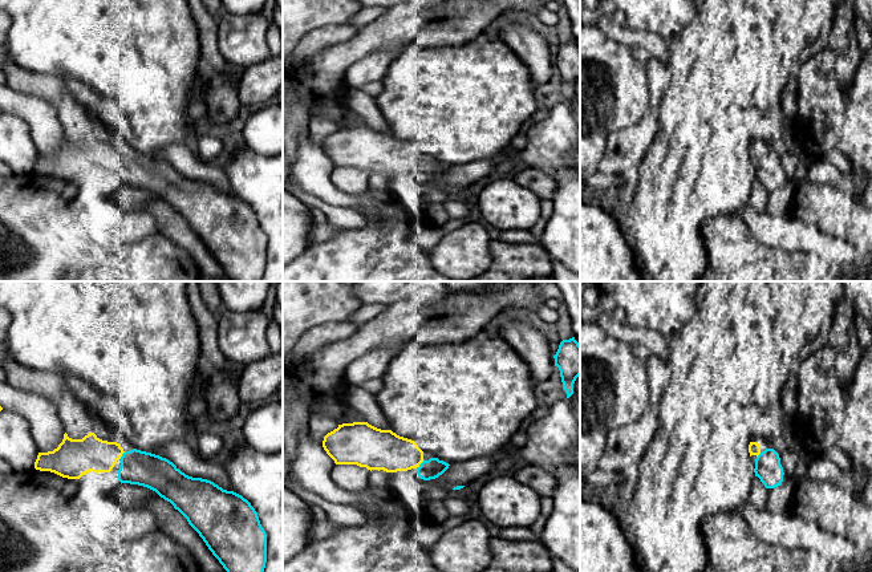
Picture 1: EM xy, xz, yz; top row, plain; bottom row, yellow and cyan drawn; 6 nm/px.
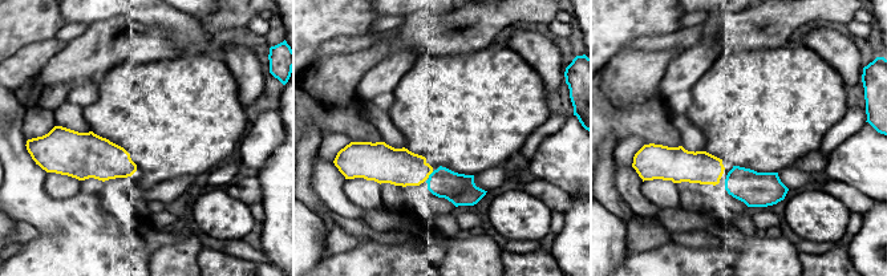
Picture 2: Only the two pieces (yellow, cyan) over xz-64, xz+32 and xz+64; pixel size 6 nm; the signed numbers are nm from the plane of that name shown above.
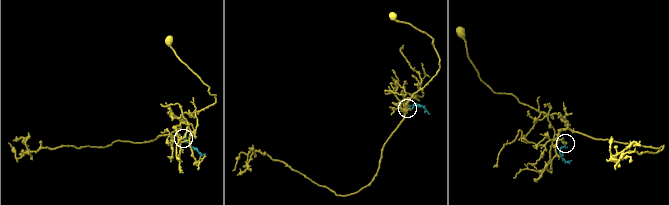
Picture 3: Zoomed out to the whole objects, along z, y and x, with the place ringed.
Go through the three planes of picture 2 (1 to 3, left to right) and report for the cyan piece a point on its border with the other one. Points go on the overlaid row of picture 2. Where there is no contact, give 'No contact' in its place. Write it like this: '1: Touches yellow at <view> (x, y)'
1: No contact
2: Touches yellow at xz+32 (430, 173)
3: No contact

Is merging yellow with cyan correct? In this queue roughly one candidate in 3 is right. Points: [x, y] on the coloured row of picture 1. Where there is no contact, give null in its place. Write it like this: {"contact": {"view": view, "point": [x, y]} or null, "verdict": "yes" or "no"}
{"contact": {"view": "xz", "point": [420, 463]}, "verdict": "yes"}

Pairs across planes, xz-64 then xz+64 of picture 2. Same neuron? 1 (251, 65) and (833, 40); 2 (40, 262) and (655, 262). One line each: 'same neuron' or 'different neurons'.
1: same neuron
2: same neuron

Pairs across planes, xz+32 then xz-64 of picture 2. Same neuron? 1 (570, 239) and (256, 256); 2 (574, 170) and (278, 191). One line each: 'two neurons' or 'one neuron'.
1: two neurons
2: two neurons

